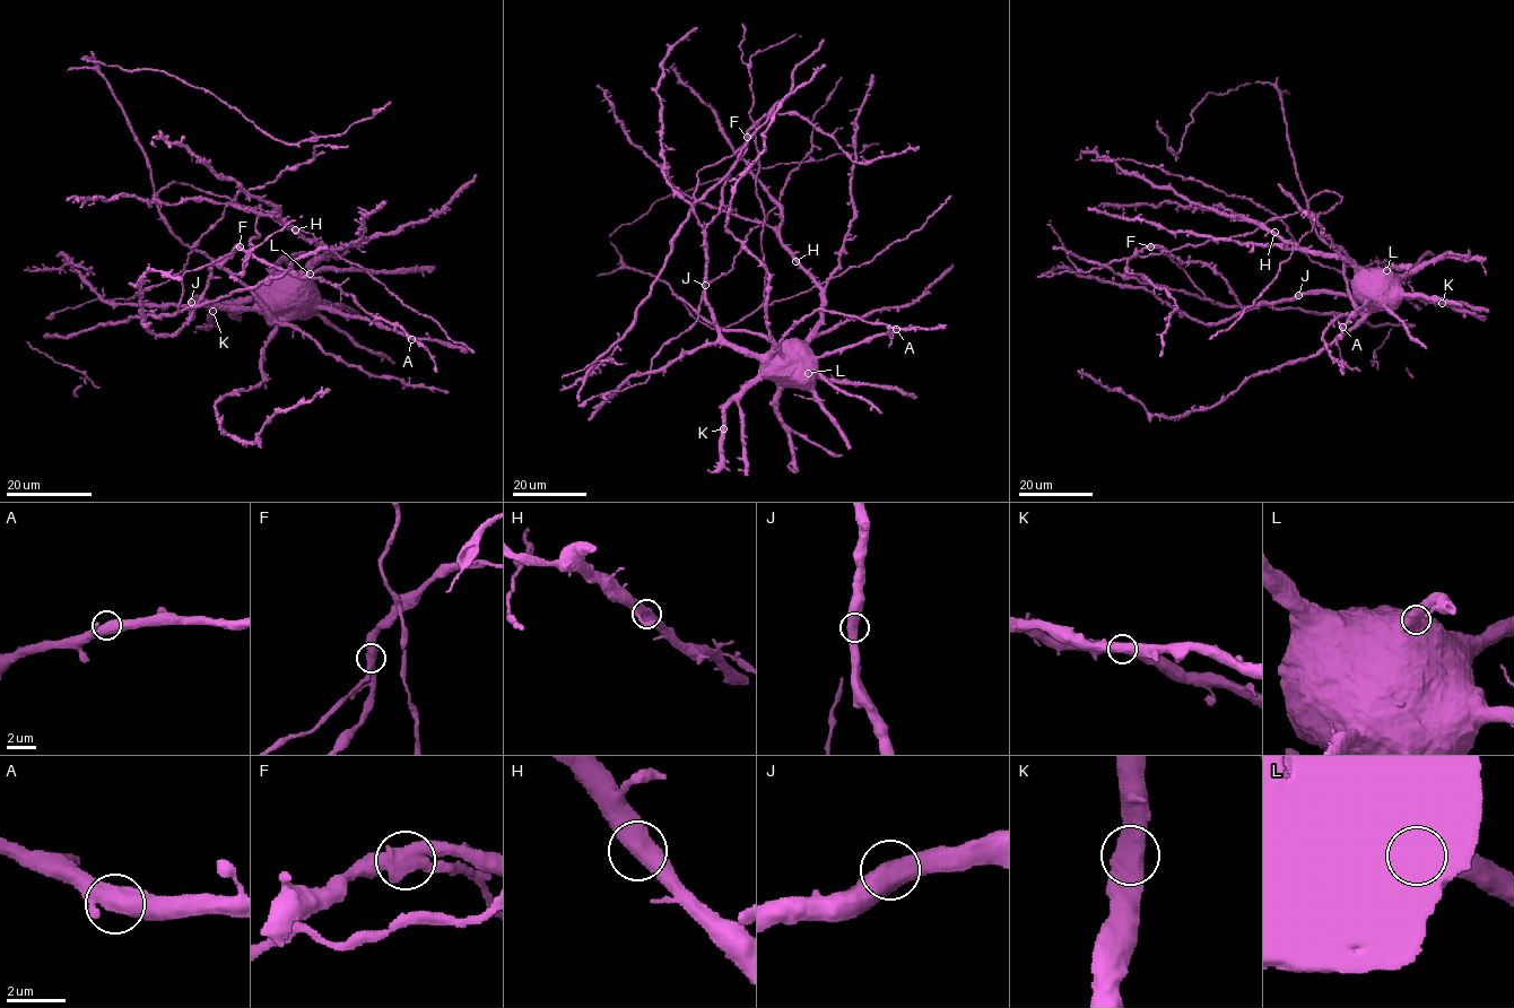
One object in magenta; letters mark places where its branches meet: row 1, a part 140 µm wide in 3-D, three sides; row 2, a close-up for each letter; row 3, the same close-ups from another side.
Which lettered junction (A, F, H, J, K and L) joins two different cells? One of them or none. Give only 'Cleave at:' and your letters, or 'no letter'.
Cleave at: F

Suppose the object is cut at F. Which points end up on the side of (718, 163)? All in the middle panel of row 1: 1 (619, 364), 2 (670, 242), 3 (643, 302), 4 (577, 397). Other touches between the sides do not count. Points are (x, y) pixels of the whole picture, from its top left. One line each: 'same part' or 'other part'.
1: same part
2: same part
3: same part
4: same part

